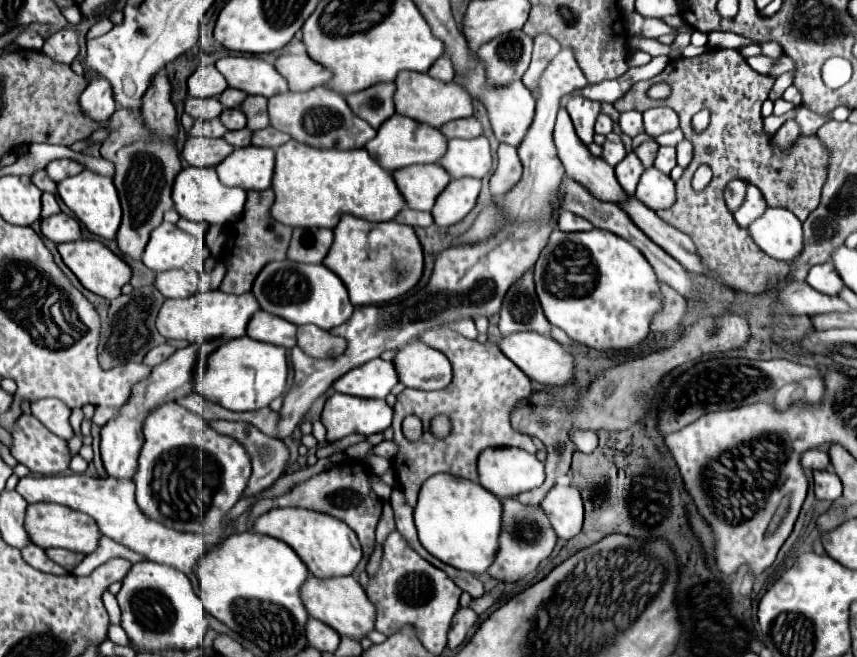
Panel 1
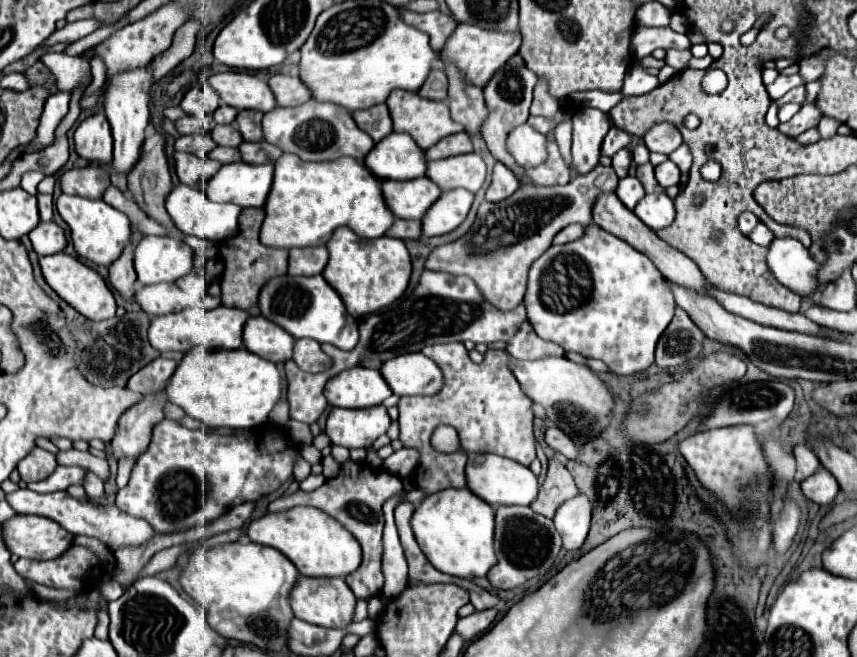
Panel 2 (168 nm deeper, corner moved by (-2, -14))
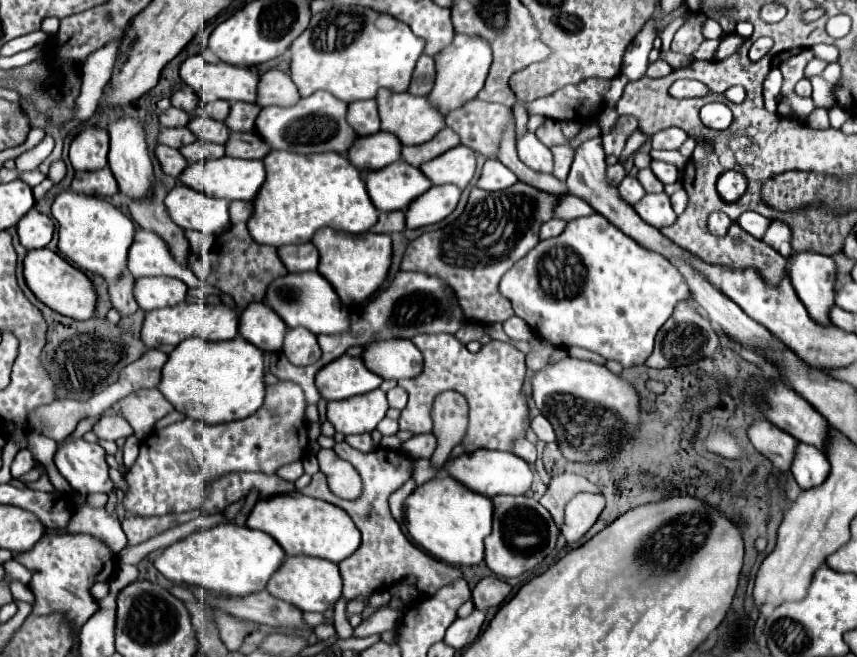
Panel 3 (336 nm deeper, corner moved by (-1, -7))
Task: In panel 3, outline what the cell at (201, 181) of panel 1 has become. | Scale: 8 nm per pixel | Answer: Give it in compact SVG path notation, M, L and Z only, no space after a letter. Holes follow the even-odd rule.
M176 185L164 199L168 217L182 229L222 235L228 225L228 201L204 195L186 185Z

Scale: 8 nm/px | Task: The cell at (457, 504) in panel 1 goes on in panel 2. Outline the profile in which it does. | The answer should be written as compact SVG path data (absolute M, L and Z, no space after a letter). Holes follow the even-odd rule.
M447 488L427 496L413 512L411 528L427 560L449 576L481 578L497 562L493 550L495 510L469 488Z

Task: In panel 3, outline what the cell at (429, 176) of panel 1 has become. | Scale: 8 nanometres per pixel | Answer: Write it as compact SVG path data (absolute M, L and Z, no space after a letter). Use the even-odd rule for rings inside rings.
M406 161L382 171L368 171L364 175L368 195L378 211L404 211L416 197L432 187L430 179Z

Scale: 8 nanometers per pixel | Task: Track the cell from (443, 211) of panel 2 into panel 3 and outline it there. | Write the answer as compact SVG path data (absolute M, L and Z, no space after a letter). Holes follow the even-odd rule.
M452 185L430 187L430 191L422 195L422 199L416 199L406 209L406 227L418 229L418 227L442 221L456 209L460 193L462 191Z

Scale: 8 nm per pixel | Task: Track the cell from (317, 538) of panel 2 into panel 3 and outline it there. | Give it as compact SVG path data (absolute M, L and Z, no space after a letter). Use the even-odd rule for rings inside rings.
M298 491L260 499L250 511L246 525L250 529L260 529L272 535L286 551L286 555L312 555L328 559L332 563L340 563L360 547L360 531L344 509L328 501L306 497Z

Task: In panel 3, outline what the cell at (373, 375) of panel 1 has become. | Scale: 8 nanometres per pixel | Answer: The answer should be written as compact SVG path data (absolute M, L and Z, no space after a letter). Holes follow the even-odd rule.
M342 355L334 363L322 367L316 375L316 387L326 401L348 399L378 389L382 377L368 371L360 357Z

